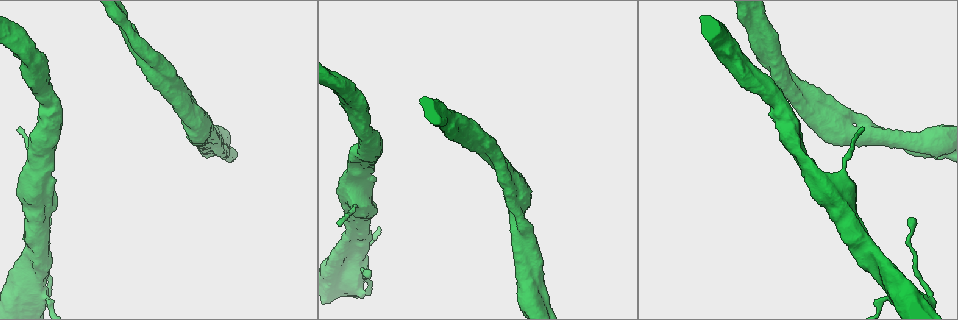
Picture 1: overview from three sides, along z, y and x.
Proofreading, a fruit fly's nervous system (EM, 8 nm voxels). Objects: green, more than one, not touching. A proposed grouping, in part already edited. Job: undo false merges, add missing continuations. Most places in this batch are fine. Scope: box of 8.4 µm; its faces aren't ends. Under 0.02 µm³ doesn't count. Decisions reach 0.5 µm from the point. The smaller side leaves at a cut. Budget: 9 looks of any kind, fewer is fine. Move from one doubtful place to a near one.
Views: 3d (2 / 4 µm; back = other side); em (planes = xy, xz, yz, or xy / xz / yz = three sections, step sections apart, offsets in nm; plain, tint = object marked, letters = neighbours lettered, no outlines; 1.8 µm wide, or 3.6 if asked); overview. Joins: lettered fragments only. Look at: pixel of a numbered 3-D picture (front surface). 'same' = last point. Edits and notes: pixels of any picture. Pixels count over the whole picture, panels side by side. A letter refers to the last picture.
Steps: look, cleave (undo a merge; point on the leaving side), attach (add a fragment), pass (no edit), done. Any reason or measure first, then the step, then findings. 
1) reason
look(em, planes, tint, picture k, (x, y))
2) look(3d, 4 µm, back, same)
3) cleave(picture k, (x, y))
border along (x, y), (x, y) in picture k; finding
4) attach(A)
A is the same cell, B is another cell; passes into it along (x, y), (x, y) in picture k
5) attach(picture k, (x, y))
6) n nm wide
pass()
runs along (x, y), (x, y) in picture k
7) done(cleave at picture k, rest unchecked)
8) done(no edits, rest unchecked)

look(em, xy, step 16, tint, picture 1, (757, 21))

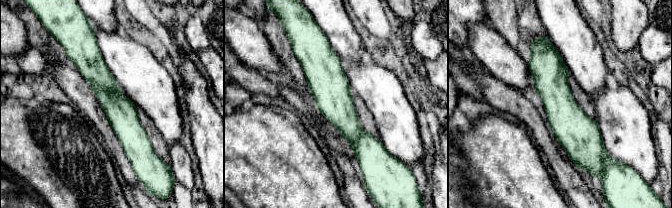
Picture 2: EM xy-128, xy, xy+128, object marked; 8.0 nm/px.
look(em, xy, step 16, letters, same)

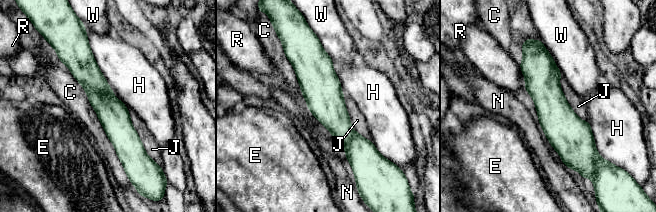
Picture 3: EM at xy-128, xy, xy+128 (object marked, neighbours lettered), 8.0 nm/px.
C touches over 1050 nm
pass()
C, E, H, J, N, R and W are other cells; runs along (317, 47), (353, 160) in picture 3; all the same cell

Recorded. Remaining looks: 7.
branch point
look(3d, 2 µm, back, picture 1, (520, 230))

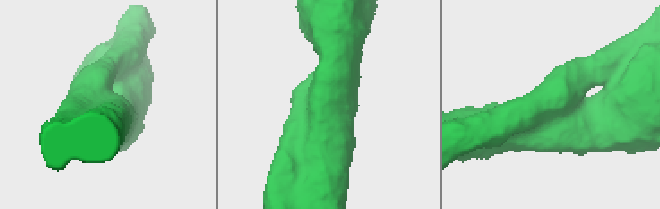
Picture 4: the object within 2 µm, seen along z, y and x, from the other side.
shape alone is not enough
look(em, xy, step 4, tint, picture 4, (556, 118))

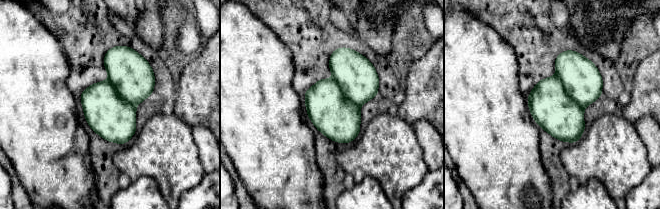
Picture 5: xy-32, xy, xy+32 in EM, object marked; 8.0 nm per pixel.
look(em, xy, step 4, letters, same)

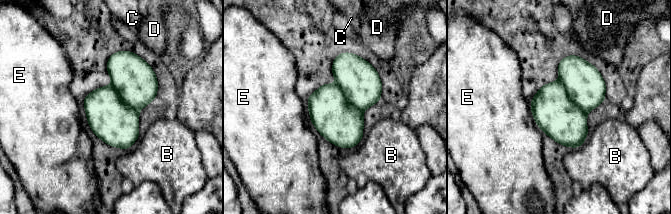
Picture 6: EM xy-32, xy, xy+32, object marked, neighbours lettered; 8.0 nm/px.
E touches over 180 nm
pass()
B, C, D and E are other cells; border along (530, 103), (530, 111), (536, 123) in picture 6; all the same cell

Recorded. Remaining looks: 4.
free end
look(em, planes, letters, picture 1, (371, 271))

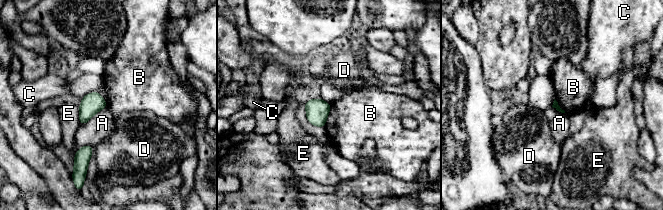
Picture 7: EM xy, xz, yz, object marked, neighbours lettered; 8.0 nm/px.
pass()
A, B, C, D and E are other cells; no lettered fragment goes on from it

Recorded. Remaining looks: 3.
look(3d, 4 µm, picture 1, (37, 291))

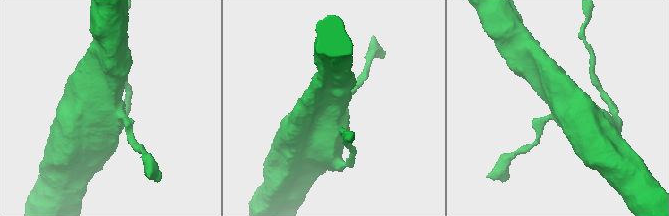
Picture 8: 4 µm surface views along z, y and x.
look(em, 3.6 µm, planes, plain, picture 8, (335, 110))

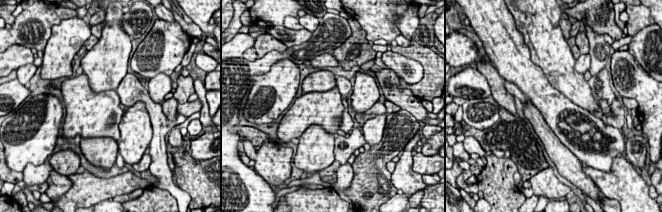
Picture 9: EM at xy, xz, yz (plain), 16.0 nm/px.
look(em, 3.6 µm, planes, letters, same)

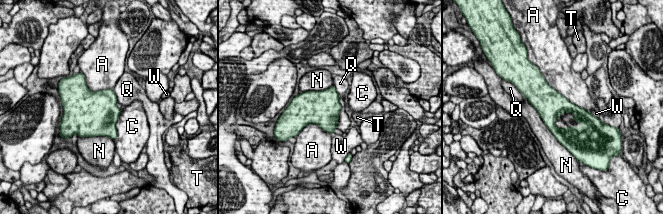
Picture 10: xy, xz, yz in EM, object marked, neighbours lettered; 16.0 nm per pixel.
pass()
A, C, N, Q, T and W are other cells; all the same cell

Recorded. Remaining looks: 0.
done(no edits, rest unchecked)

